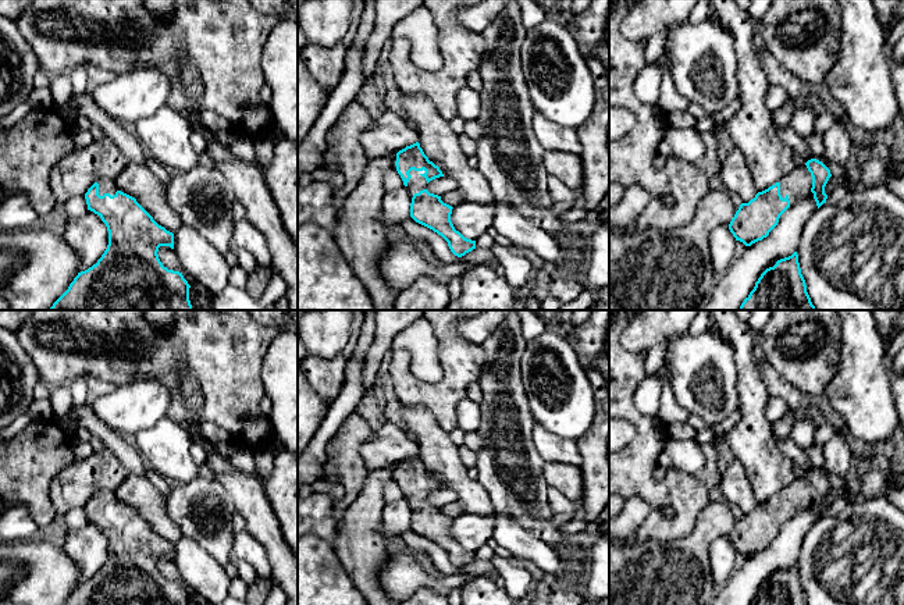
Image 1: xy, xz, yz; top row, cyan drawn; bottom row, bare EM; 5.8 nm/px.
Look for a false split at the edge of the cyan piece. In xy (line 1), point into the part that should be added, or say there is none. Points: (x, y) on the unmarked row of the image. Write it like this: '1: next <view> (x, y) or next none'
1: next xy (106, 497)

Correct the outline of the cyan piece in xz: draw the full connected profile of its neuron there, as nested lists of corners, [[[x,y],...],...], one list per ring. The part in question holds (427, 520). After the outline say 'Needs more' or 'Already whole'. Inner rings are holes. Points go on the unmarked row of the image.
[[[416,453],[399,462],[395,477],[403,497],[413,505],[410,529],[441,547],[458,569],[476,560],[476,552],[465,549],[455,541],[451,533],[453,519],[444,515],[441,508],[426,501],[430,492],[444,488],[444,485],[438,477],[428,471],[420,455]]]. Needs more

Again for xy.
[[[99,490],[85,505],[88,522],[97,526],[108,542],[108,556],[96,576],[78,584],[64,605],[189,605],[182,584],[168,581],[159,570],[159,559],[174,560],[174,545],[159,537],[135,509],[117,501],[113,491]]]. Needs more

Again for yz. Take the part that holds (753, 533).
[[[816,470],[796,477],[779,494],[740,516],[729,535],[730,544],[745,558],[762,552],[777,537],[780,527],[805,503],[814,505],[818,520],[826,515],[825,498],[830,488],[830,481]]]. Needs more

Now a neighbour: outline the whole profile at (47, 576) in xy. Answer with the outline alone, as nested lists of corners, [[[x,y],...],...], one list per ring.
[[[46,541],[0,542],[0,562],[14,562],[19,569],[0,595],[0,605],[64,605],[79,584],[78,565],[63,548]]]

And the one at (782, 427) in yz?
[[[789,412],[784,417],[772,424],[773,435],[782,439],[790,438],[790,431],[796,420],[796,414]]]

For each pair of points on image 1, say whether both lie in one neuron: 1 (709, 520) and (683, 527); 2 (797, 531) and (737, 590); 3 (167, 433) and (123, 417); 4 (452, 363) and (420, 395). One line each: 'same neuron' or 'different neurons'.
1: different neurons
2: same neuron
3: different neurons
4: same neuron

